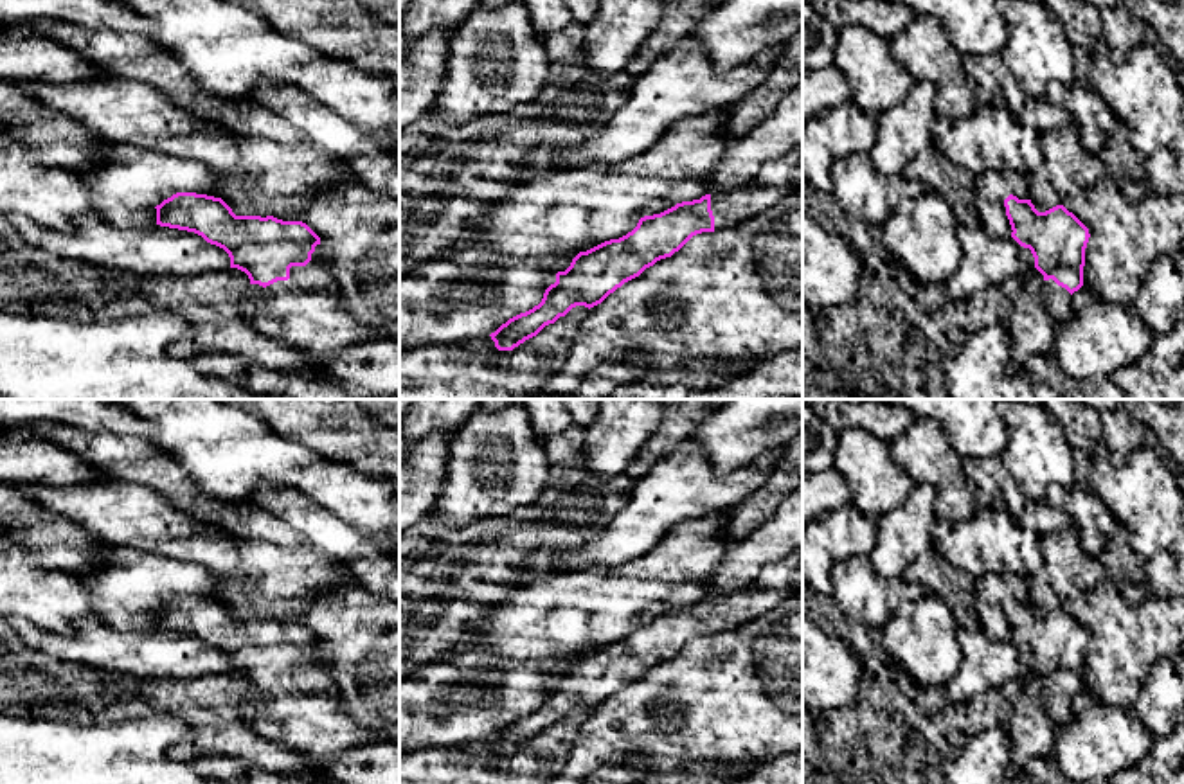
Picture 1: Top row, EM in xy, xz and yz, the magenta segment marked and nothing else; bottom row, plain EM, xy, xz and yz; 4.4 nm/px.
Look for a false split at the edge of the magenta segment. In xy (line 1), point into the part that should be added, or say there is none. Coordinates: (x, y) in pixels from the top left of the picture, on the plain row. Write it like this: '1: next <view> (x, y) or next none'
1: next xy (306, 714)

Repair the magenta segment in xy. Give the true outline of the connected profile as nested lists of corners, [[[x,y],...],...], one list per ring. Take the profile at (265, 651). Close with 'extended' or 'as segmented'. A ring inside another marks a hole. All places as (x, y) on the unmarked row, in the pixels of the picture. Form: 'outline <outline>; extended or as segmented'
outline [[[176,595],[157,611],[157,628],[187,633],[223,651],[230,671],[245,674],[250,689],[238,705],[239,716],[265,739],[288,752],[329,759],[383,739],[367,730],[344,710],[329,667],[322,662],[320,640],[302,624],[283,624],[274,619],[236,619],[221,602],[196,595]]]; extended

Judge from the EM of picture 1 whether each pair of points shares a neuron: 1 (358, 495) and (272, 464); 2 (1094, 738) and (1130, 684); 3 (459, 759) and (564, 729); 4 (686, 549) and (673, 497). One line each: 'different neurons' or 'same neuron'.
1: same neuron
2: different neurons
3: same neuron
4: different neurons

